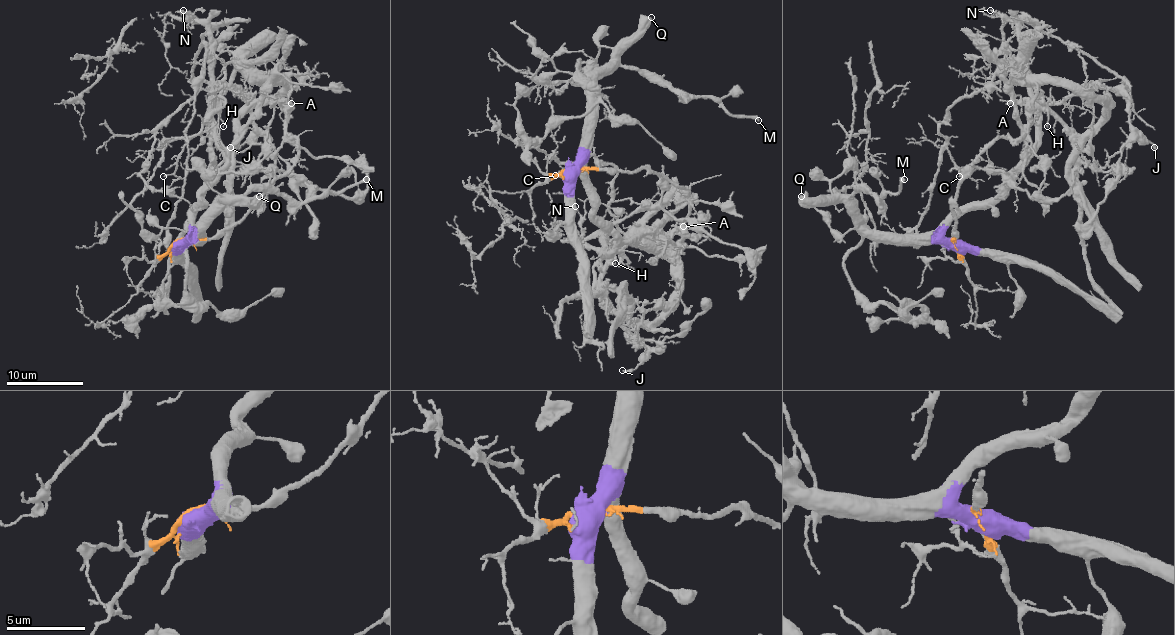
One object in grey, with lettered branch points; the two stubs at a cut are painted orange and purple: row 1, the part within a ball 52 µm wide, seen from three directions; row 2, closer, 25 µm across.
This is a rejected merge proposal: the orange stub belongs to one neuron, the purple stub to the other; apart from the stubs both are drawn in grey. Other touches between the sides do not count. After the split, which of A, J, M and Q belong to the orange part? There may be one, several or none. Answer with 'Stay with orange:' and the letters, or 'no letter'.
Stay with orange: A

